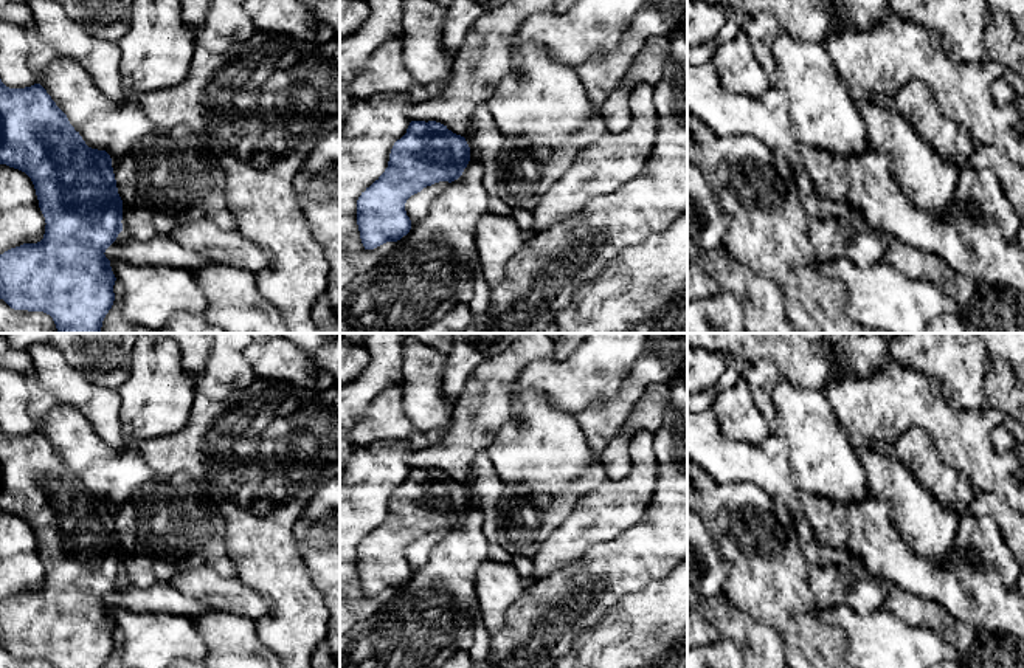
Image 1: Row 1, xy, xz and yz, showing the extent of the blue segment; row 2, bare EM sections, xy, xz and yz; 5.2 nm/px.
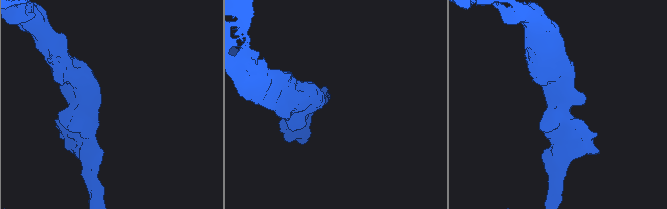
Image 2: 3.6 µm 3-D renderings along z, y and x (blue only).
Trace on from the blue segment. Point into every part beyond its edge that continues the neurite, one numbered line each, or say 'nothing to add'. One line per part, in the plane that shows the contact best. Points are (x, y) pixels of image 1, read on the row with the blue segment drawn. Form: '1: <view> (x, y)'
nothing to add

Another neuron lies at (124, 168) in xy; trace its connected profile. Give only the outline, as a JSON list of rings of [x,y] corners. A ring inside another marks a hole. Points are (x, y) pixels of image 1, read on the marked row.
[[[132,155],[119,160],[112,160],[112,167],[116,180],[118,194],[123,206],[130,206],[137,201],[135,191],[135,161]]]

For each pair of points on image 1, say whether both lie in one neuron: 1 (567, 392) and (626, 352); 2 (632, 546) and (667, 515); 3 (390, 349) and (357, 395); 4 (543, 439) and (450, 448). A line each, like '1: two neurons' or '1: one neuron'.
1: one neuron
2: one neuron
3: one neuron
4: two neurons

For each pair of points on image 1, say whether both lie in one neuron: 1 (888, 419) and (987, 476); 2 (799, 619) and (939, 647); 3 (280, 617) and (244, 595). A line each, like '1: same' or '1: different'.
1: same
2: different
3: different

